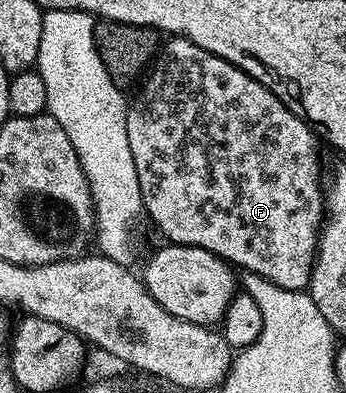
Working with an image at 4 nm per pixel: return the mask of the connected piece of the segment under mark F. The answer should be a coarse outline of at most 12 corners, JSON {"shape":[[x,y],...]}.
{"shape":[[173,36],[128,103],[170,243],[304,291],[318,135]]}

